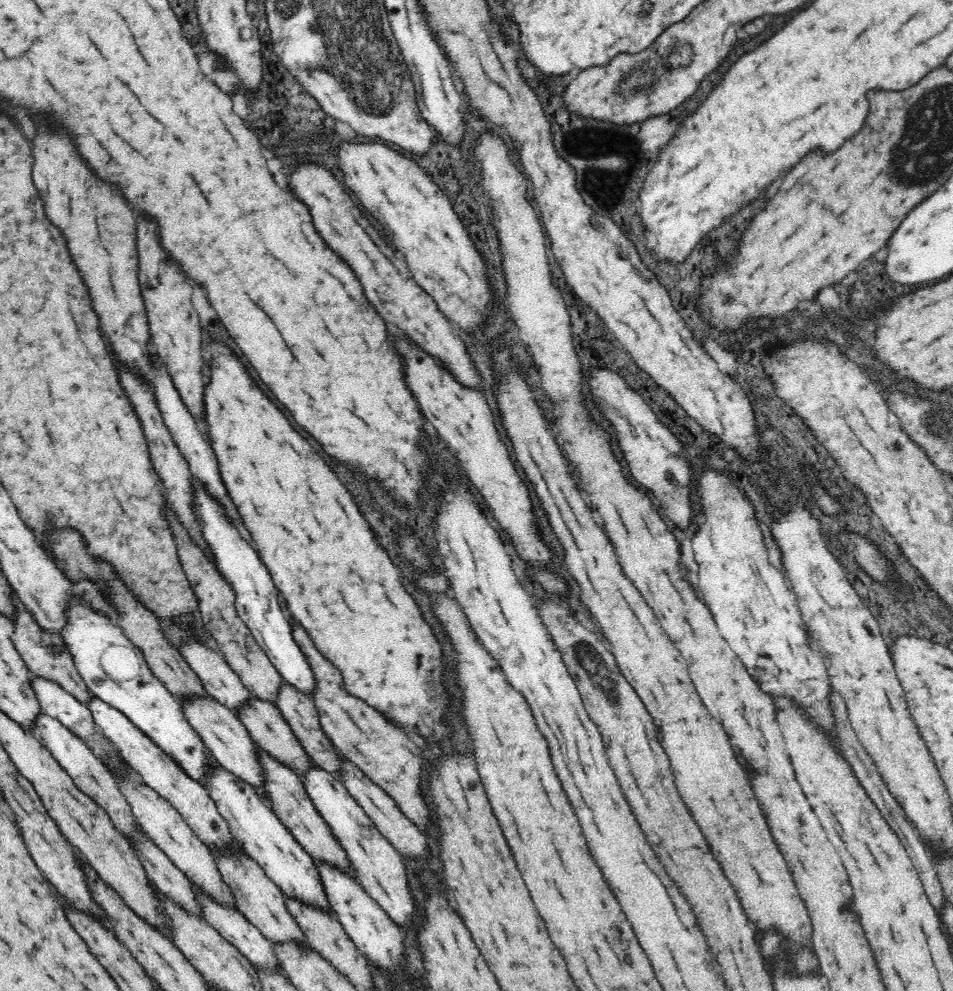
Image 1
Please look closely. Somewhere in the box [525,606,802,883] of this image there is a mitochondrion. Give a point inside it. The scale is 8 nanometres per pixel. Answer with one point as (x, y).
(585, 653)

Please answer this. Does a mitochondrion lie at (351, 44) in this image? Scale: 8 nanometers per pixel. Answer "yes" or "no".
yes

